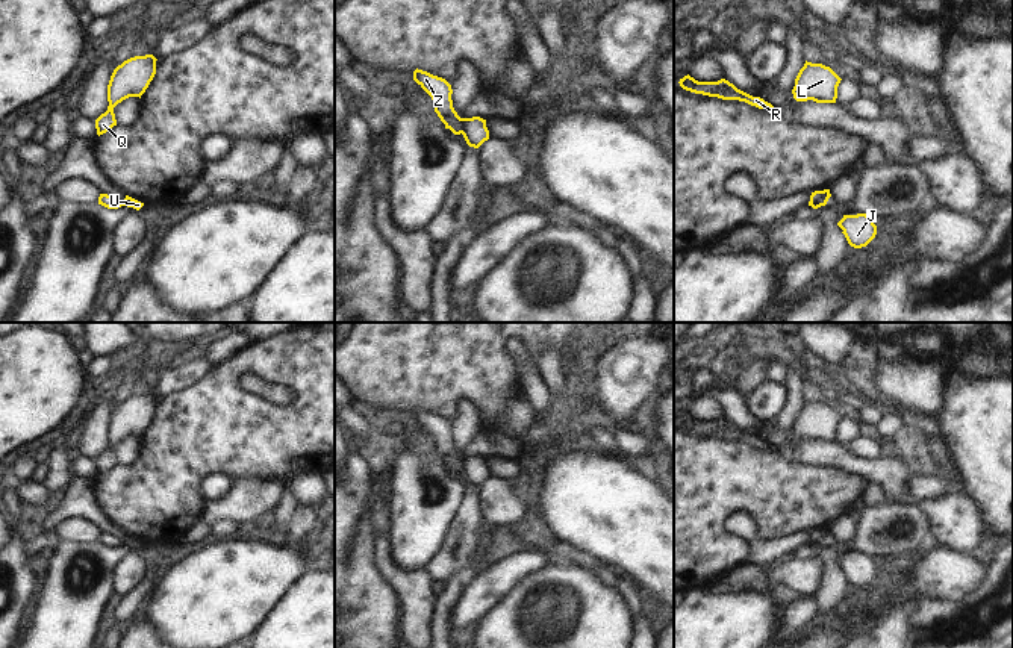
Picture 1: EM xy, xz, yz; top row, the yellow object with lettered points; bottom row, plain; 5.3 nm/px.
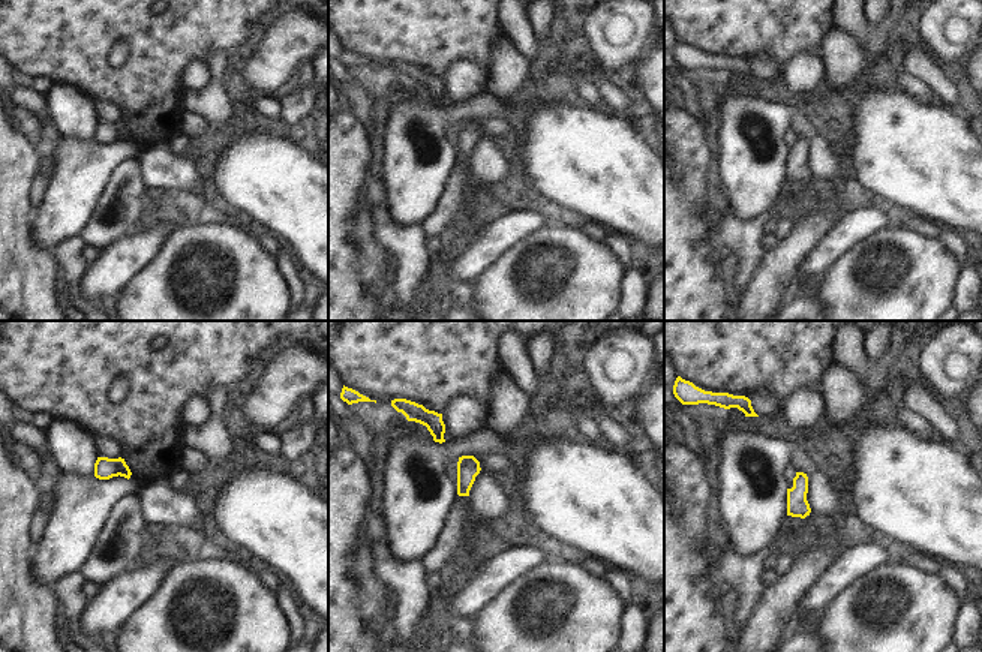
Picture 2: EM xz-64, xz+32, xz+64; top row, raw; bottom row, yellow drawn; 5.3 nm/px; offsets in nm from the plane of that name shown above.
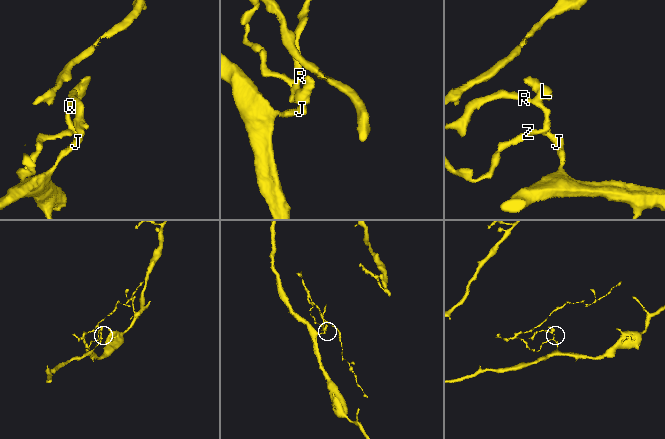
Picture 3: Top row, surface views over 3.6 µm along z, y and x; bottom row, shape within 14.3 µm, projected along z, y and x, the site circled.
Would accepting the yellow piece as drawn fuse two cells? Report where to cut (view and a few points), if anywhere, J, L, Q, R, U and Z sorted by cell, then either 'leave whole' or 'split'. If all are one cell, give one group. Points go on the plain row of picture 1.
cut in xz along (461, 457), (462, 471); J U / L Q R Z; split

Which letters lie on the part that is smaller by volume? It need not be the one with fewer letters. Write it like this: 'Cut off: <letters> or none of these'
Cut off: L, Q, R, Z

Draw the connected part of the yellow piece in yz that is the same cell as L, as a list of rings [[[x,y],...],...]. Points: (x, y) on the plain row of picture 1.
[[[806,400],[795,418],[792,433],[796,441],[836,442],[840,419],[830,406]]]

